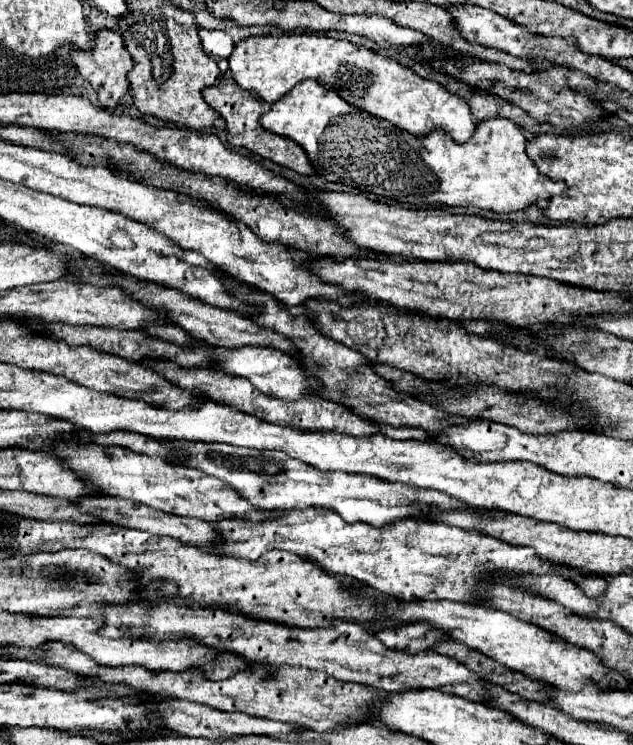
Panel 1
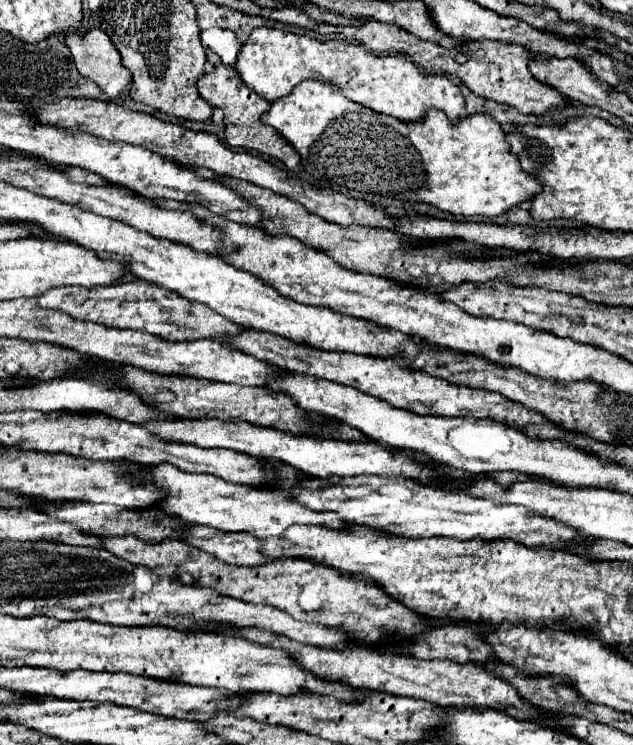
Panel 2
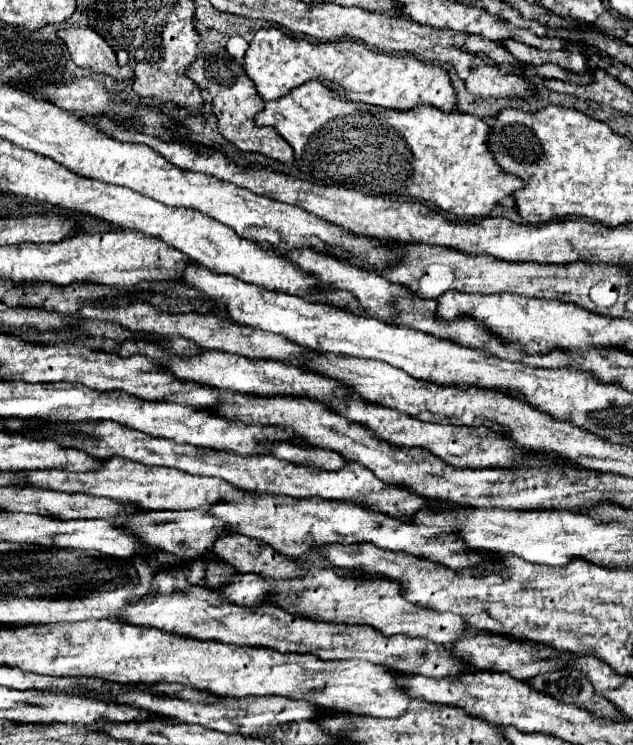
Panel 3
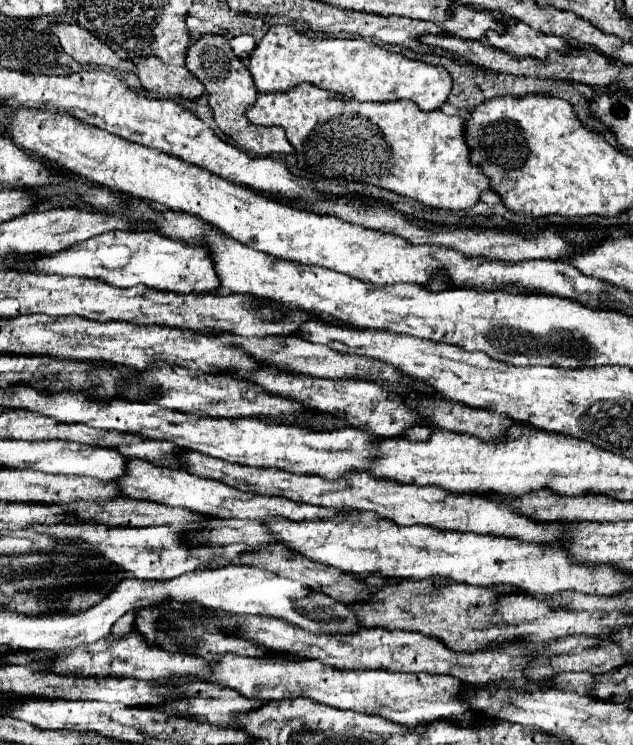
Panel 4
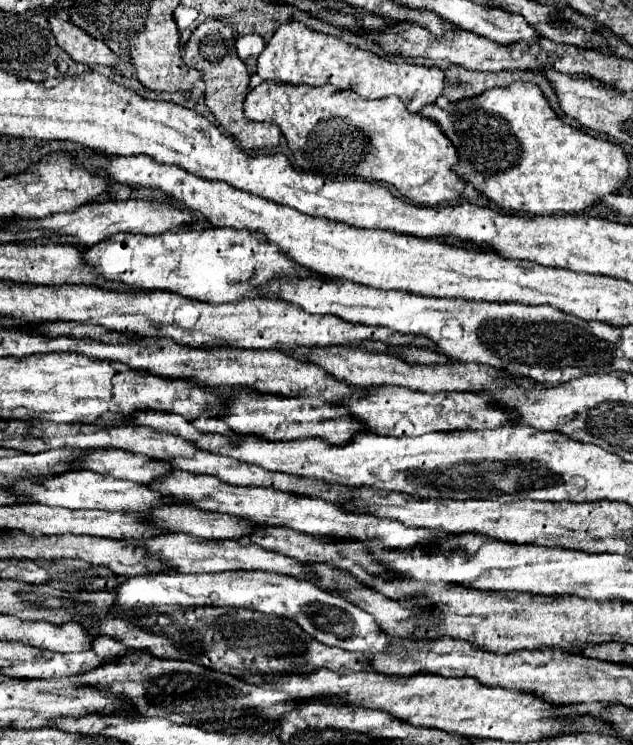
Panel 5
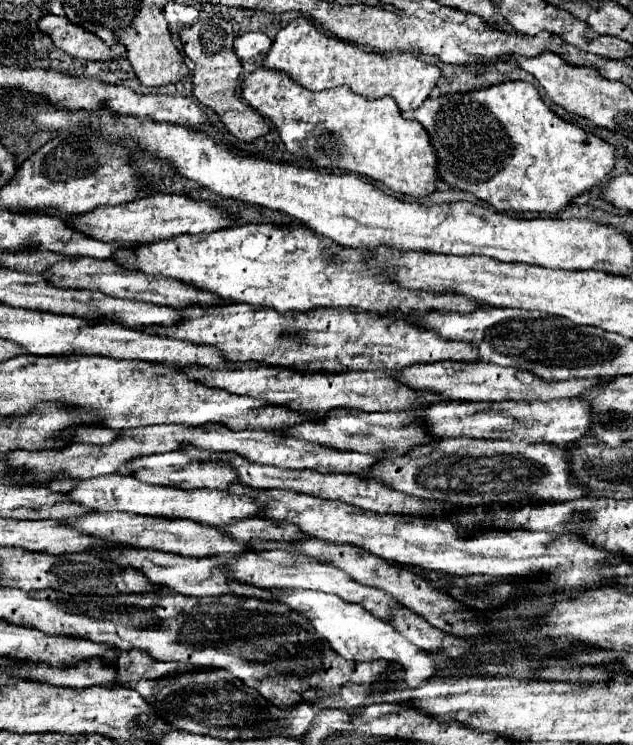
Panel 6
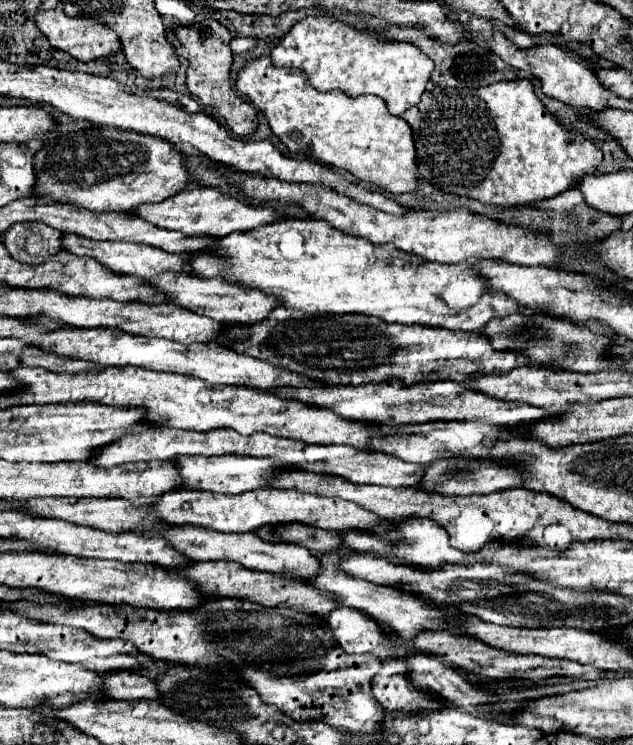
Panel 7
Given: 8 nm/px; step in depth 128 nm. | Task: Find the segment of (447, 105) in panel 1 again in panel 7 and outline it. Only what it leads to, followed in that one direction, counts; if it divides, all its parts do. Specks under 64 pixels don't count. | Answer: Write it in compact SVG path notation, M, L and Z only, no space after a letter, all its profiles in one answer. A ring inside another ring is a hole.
M310 16L292 26L270 54L274 66L298 68L306 72L316 90L342 90L356 98L374 94L382 98L390 114L400 116L410 106L420 102L422 92L434 70L434 62L414 44L396 42L378 36L376 32L356 30L336 16Z

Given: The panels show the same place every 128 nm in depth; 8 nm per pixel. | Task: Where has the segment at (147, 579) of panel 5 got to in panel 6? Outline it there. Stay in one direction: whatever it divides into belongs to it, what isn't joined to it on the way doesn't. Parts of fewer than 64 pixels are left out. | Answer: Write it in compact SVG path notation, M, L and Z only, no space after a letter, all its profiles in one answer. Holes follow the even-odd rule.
M276 588L272 590L272 596L278 602L290 606L292 610L304 614L310 620L310 624L316 628L318 636L324 638L332 646L332 650L336 650L346 660L368 662L368 660L384 658L388 662L398 662L404 668L404 672L410 676L410 688L418 688L422 682L436 676L436 664L424 650L404 640L404 636L400 636L400 632L396 632L388 622L376 620L366 608L360 608L360 604L344 602L342 598L332 596L332 594L322 594L314 590L298 590L298 588L288 588L288 590Z

